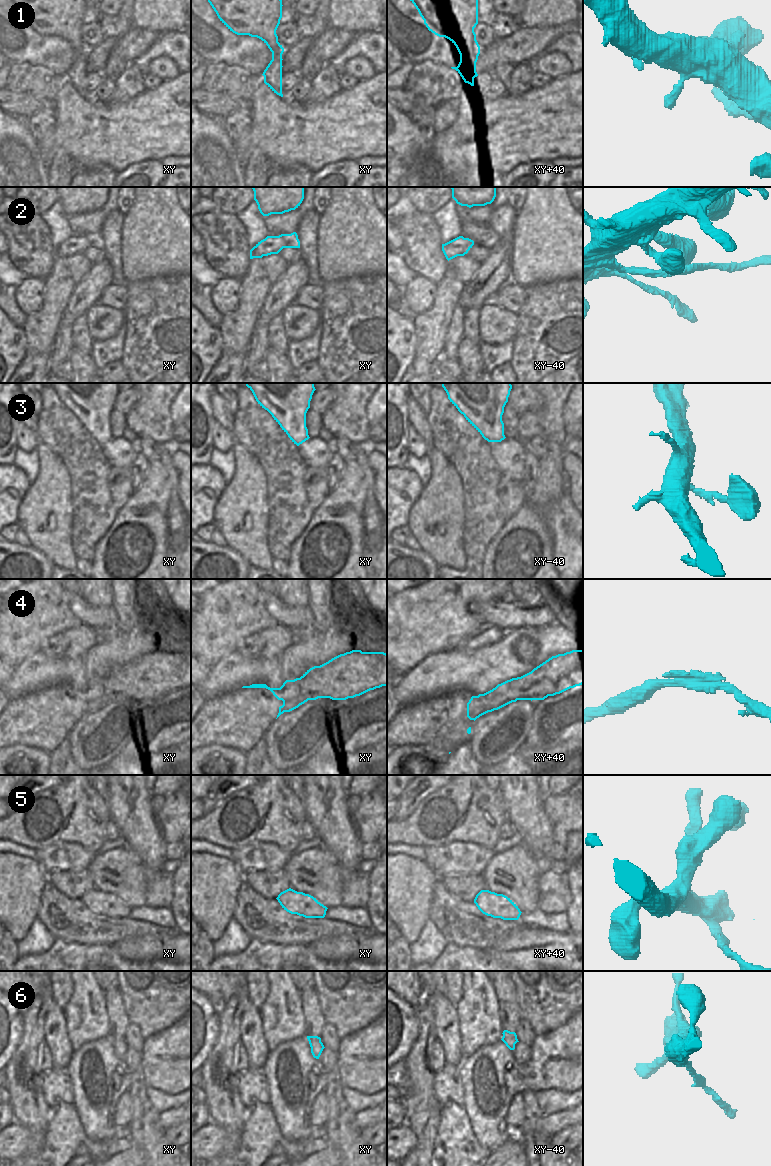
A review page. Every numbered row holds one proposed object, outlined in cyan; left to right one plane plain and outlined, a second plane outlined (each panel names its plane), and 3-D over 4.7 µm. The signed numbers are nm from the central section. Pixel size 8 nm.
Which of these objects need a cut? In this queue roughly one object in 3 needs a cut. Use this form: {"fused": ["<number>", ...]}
{"fused": ["2", "4", "6"]}

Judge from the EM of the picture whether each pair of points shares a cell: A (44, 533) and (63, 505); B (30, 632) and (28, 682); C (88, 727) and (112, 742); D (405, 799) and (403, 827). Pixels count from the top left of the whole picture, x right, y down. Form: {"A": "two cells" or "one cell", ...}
{"A": "one cell", "B": "two cells", "C": "one cell", "D": "two cells"}

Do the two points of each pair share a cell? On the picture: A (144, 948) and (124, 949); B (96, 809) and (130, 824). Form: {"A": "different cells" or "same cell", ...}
{"A": "same cell", "B": "different cells"}

